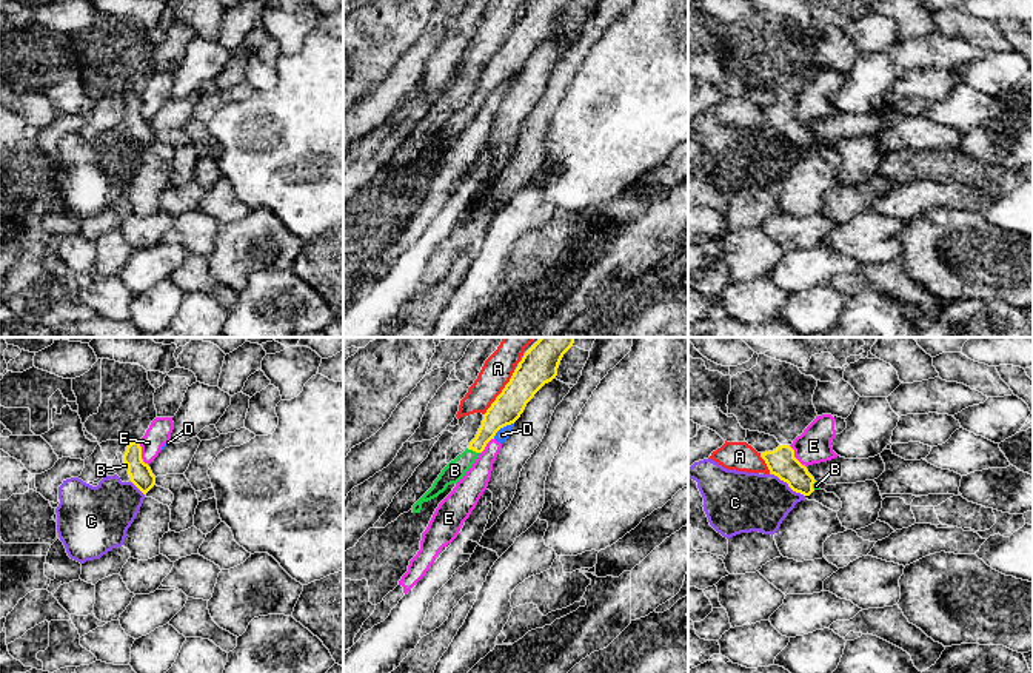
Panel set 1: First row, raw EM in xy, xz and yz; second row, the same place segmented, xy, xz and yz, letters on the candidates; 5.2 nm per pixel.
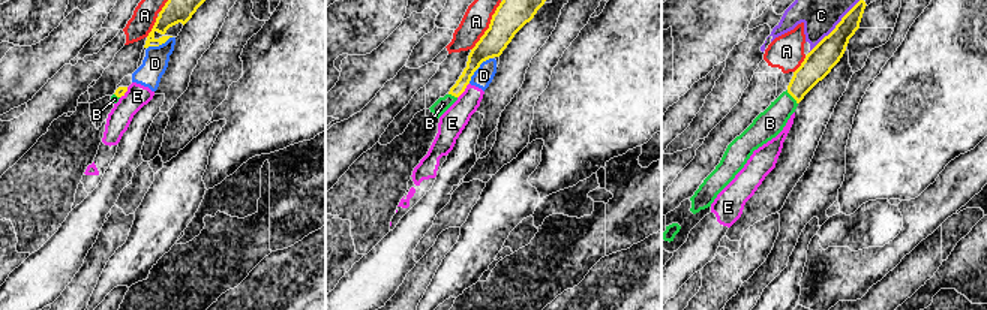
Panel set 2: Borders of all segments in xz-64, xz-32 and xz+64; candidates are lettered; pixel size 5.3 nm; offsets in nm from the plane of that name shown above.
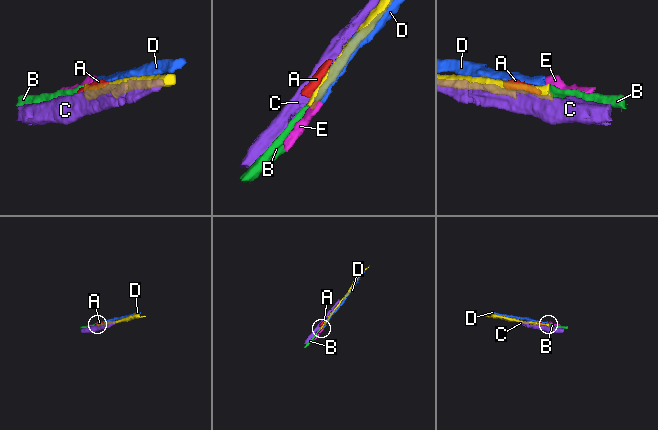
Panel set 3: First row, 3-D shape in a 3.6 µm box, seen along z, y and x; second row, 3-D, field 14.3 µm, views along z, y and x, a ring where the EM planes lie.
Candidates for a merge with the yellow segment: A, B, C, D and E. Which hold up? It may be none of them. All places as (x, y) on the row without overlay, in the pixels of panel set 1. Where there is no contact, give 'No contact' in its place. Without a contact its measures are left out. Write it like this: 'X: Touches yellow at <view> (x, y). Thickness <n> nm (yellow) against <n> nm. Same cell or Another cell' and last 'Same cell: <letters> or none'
A: Touches yellow at xz (502, 46). Thickness 190 nm (yellow) against 160 nm. Another cell
B: Touches yellow at xz (473, 105). Thickness 140 nm (yellow) against 100 nm. Same cell
C: Touches yellow at yz (787, 137). Thickness 150 nm (yellow) against 320 nm. Another cell
D: Touches yellow at xz (502, 82). Thickness 160 nm (yellow) against 70 nm. Another cell
E: Touches yellow at xy (140, 110). Thickness 120 nm (yellow) against 130 nm. Another cell
Same cell: B

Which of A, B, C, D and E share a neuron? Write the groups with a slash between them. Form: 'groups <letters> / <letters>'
groups A / B / C / D E

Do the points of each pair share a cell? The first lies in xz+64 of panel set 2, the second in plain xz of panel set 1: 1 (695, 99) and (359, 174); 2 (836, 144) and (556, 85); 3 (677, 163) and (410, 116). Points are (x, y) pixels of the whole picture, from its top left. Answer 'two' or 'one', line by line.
1: two
2: one
3: one

